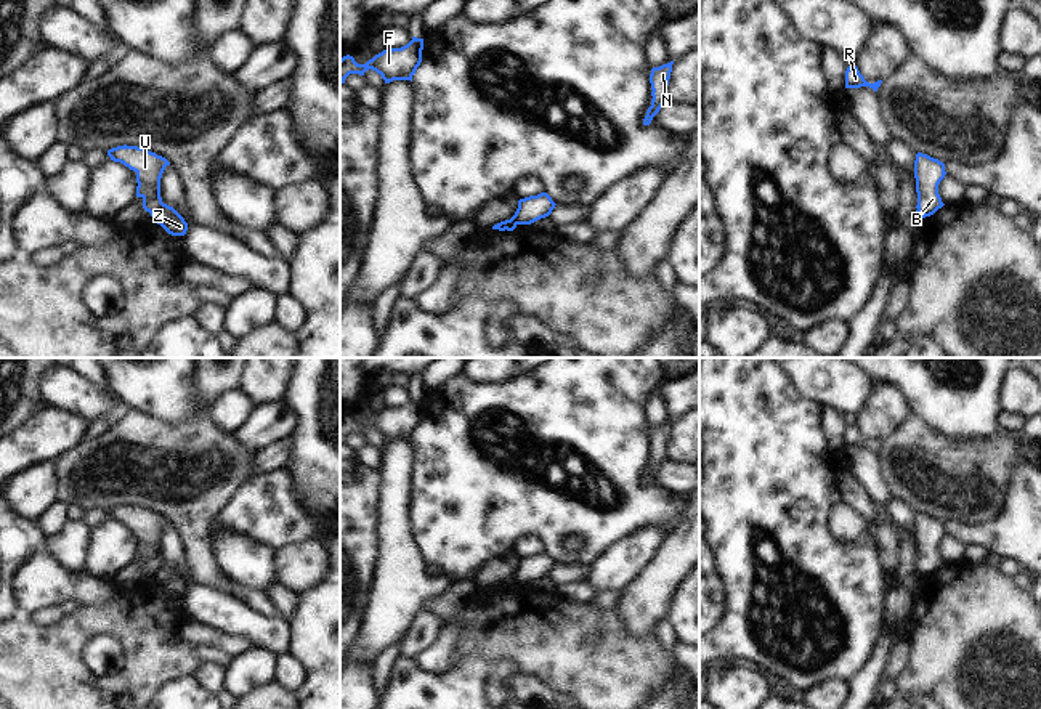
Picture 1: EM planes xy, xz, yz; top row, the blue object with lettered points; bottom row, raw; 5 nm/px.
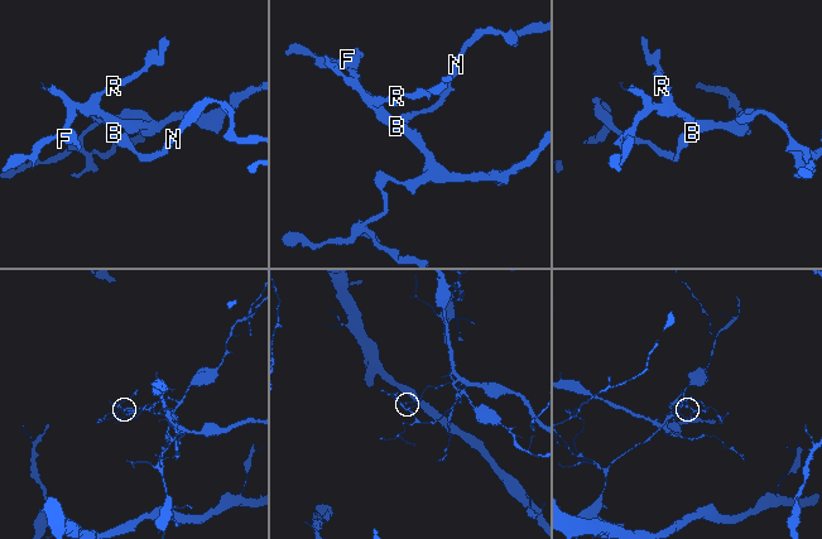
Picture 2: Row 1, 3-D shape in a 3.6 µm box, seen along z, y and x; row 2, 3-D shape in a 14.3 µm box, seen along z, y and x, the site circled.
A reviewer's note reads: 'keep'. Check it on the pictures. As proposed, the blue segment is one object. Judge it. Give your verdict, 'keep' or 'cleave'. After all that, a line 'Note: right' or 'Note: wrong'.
cleave
Note: wrong

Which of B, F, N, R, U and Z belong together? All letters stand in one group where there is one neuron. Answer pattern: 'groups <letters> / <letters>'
groups B F R U / N Z

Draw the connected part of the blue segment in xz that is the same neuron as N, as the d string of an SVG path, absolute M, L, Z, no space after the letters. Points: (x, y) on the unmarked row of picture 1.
M674 420L662 423L659 427L653 427L650 433L650 443L651 443L651 465L646 470L646 475L643 478L643 484L650 484L653 476L659 472L664 462L669 460L667 457L667 444L672 431Z

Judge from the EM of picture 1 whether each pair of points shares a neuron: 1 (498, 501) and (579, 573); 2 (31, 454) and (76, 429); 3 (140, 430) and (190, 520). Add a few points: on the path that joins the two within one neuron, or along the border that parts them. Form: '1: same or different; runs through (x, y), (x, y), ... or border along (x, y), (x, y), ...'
1: different; border along (557, 563), (581, 563), (589, 568)
2: same; runs through (42, 443), (52, 433), (64, 430)
3: same; runs through (143, 454), (166, 482), (188, 496)

